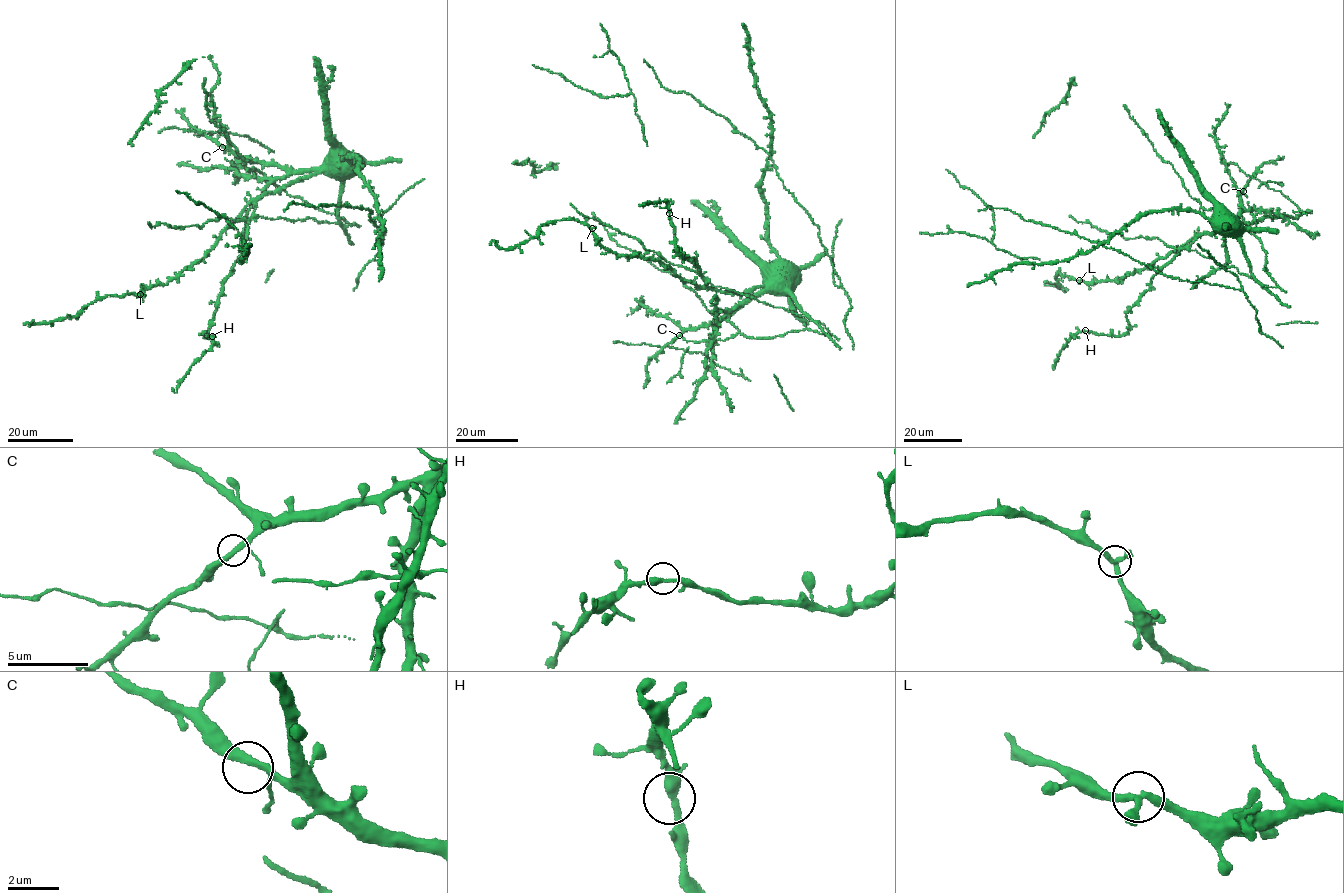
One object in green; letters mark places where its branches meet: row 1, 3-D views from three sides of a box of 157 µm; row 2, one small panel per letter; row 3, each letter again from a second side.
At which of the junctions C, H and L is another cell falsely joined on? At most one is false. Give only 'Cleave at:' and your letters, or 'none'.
Cleave at: none

